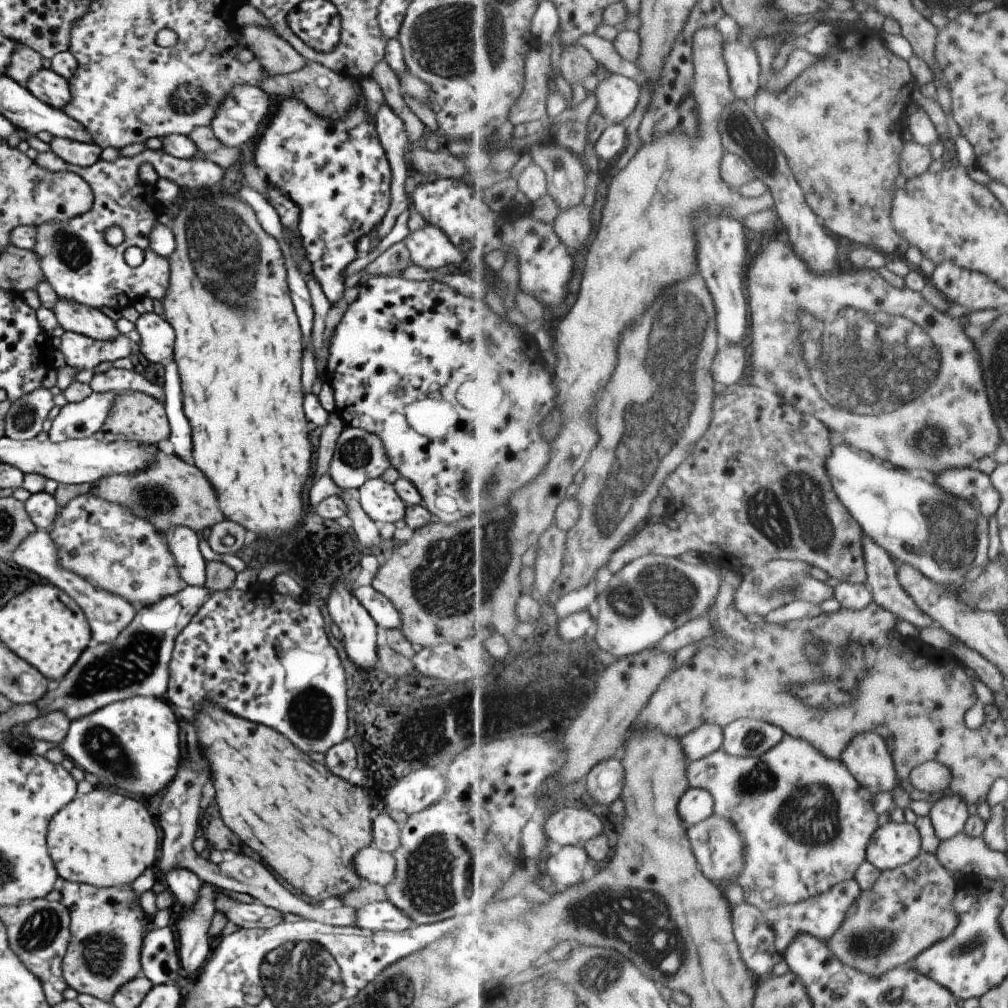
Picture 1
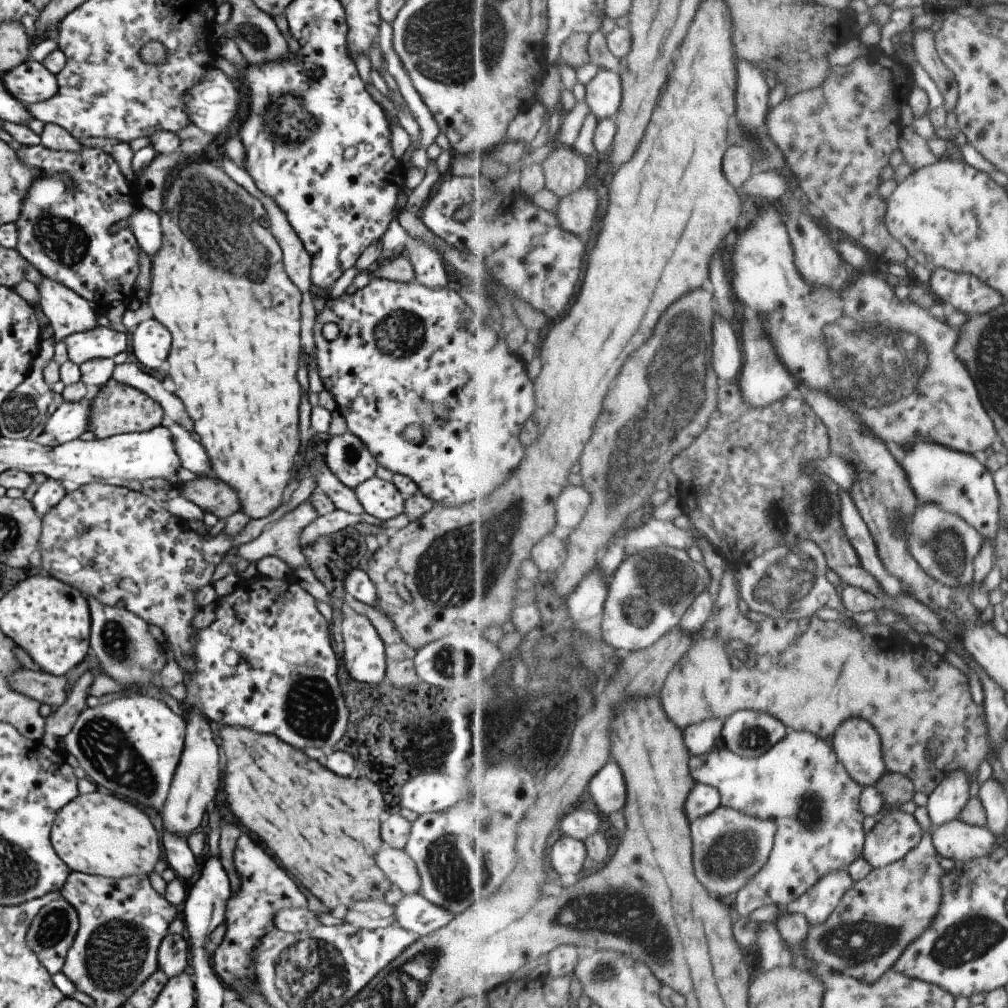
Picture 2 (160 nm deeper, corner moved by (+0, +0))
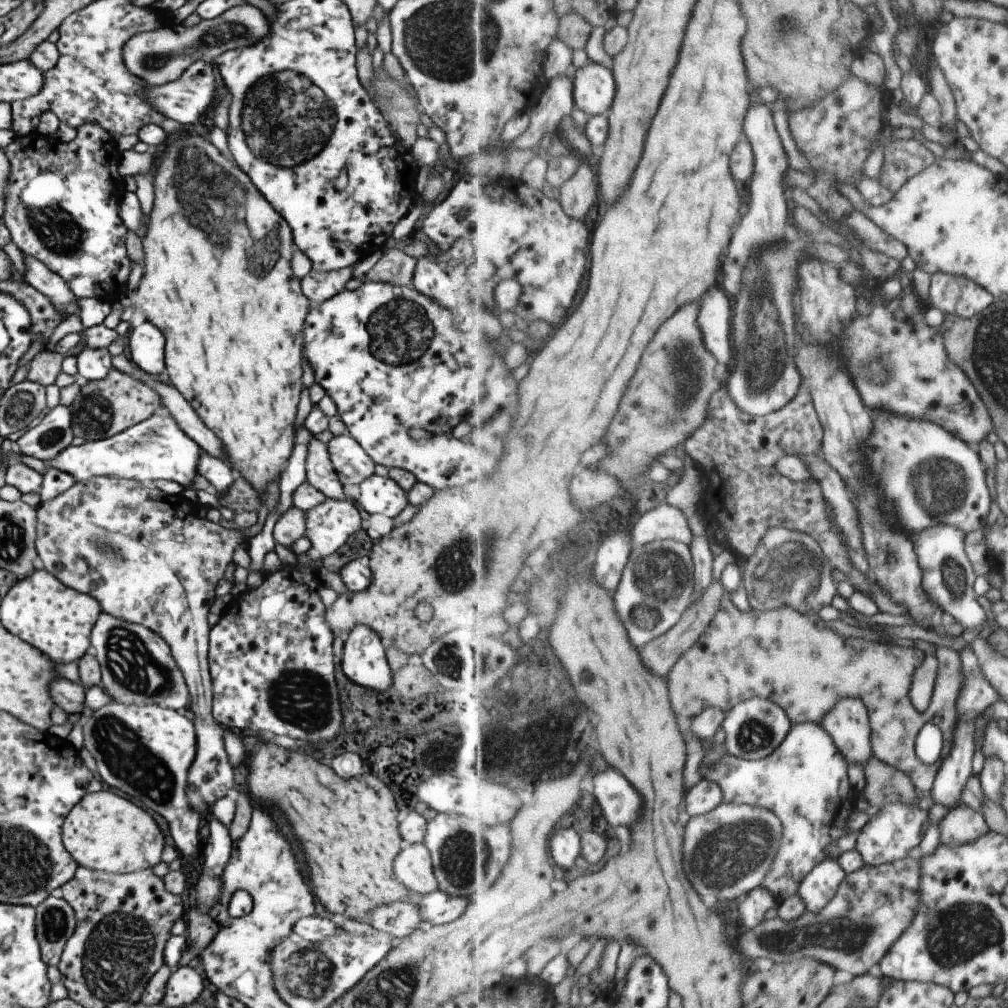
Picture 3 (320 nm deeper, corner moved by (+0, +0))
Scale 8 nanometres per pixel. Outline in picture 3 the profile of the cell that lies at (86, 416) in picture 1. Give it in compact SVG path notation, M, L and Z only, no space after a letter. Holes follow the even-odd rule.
M57 405L43 416L37 426L19 436L14 445L21 454L43 462L51 460L55 454L70 446L73 438L71 420L70 408Z

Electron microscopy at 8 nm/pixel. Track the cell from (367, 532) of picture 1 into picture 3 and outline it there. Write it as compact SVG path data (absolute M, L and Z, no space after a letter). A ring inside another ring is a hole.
M311 435L307 442L307 454L304 462L306 482L325 498L333 500L345 500L342 485L337 480L337 474L331 467L326 444L322 444Z

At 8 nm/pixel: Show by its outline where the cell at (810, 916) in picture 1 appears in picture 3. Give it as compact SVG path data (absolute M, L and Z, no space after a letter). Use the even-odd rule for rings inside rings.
M827 859L817 864L803 880L800 888L800 896L807 911L811 914L821 913L837 896L847 876L837 859Z

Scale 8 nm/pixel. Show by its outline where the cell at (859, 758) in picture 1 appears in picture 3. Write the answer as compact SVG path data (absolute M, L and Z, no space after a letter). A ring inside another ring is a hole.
M841 700L825 717L822 726L832 736L849 765L866 767L869 760L875 757L871 718L863 700Z

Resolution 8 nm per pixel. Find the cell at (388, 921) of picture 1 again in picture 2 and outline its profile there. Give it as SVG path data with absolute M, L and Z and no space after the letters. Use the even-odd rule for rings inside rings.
M419 893L404 895L394 906L394 926L415 934L425 936L449 920L454 919L454 914L446 908L426 901Z

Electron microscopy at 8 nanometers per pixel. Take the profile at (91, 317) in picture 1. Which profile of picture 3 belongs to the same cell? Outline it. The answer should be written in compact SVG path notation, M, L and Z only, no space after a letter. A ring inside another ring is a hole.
M23 255L23 266L25 266L25 272L22 276L25 283L43 294L51 302L51 306L61 314L63 320L67 320L67 316L71 316L71 314L78 316L79 304L77 304L77 298L75 298L65 280L50 272L41 262L37 262L31 256Z

